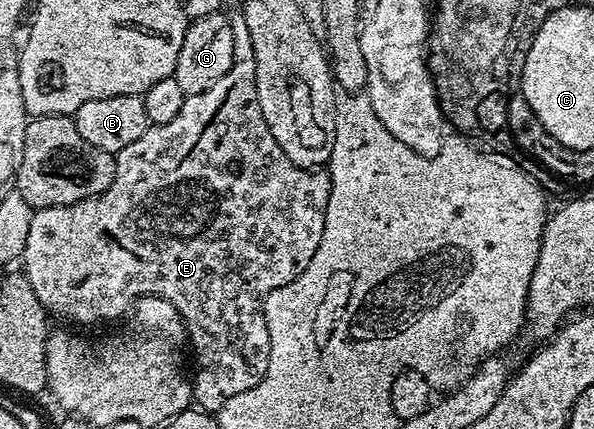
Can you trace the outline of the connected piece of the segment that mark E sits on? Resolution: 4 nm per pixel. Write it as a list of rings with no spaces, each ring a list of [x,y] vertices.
[[[243,17],[237,18],[233,22],[234,29],[234,62],[230,73],[226,73],[226,77],[222,77],[222,81],[214,81],[214,85],[210,85],[210,89],[206,89],[206,93],[198,93],[197,95],[187,96],[182,105],[182,109],[178,109],[178,117],[174,117],[174,121],[166,121],[166,125],[152,125],[146,133],[142,133],[142,137],[138,137],[138,141],[134,141],[130,145],[126,145],[126,149],[115,152],[116,156],[116,176],[110,185],[110,189],[106,189],[101,195],[97,195],[95,199],[84,199],[80,203],[74,205],[66,205],[65,207],[42,207],[32,212],[32,220],[30,221],[30,233],[26,233],[26,245],[22,256],[22,273],[30,281],[30,289],[34,289],[34,297],[38,297],[38,301],[44,306],[44,310],[49,316],[65,319],[68,323],[81,323],[82,326],[88,327],[91,323],[104,323],[107,319],[120,319],[124,314],[129,314],[130,308],[135,304],[136,300],[142,295],[157,295],[166,301],[170,301],[170,305],[174,305],[174,309],[178,309],[178,313],[184,319],[186,328],[186,339],[190,344],[190,351],[196,354],[196,375],[194,371],[194,399],[197,404],[205,412],[219,412],[220,406],[226,401],[230,401],[230,397],[238,397],[238,393],[246,393],[246,389],[254,389],[258,385],[258,381],[262,381],[262,377],[268,368],[270,361],[270,333],[266,329],[266,317],[264,316],[263,302],[266,296],[278,289],[282,285],[286,285],[290,281],[294,281],[302,273],[302,269],[306,269],[306,265],[310,265],[310,257],[314,257],[314,253],[318,249],[318,245],[322,241],[322,233],[326,225],[326,205],[330,201],[330,189],[332,188],[332,177],[324,169],[309,169],[307,167],[299,167],[294,165],[294,161],[290,161],[290,157],[286,157],[286,153],[282,153],[282,145],[278,145],[278,141],[274,141],[274,133],[270,133],[270,129],[266,125],[266,117],[262,117],[262,108],[258,106],[258,85],[256,84],[256,58],[254,57],[254,49],[250,41],[250,29],[246,29],[246,21]]]

